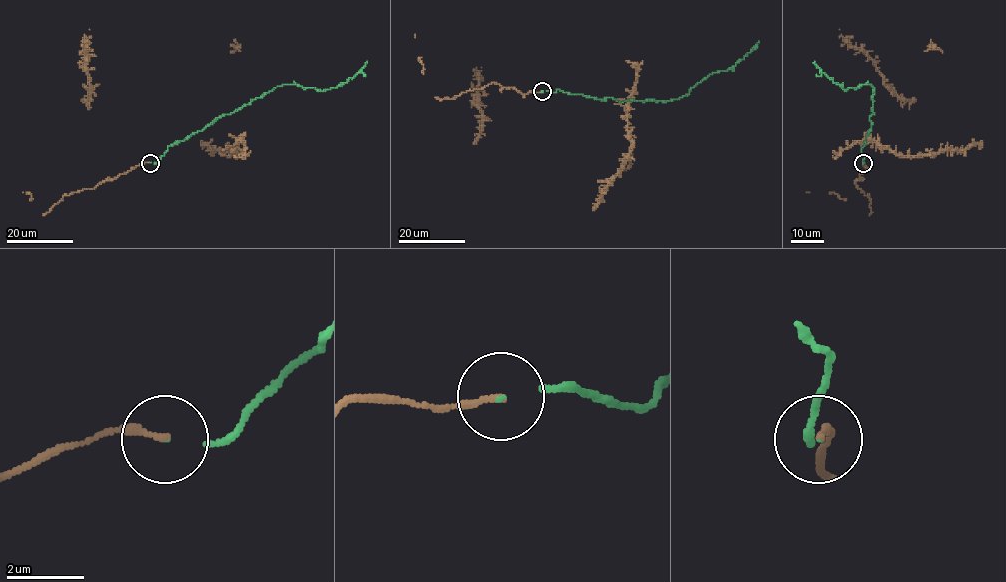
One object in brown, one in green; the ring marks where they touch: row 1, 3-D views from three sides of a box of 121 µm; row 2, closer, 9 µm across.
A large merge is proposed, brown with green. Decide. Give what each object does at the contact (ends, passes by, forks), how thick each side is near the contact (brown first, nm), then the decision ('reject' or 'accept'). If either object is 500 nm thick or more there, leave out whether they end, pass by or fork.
brown ends; green ends; calibres 170 and 50 nm; accept

